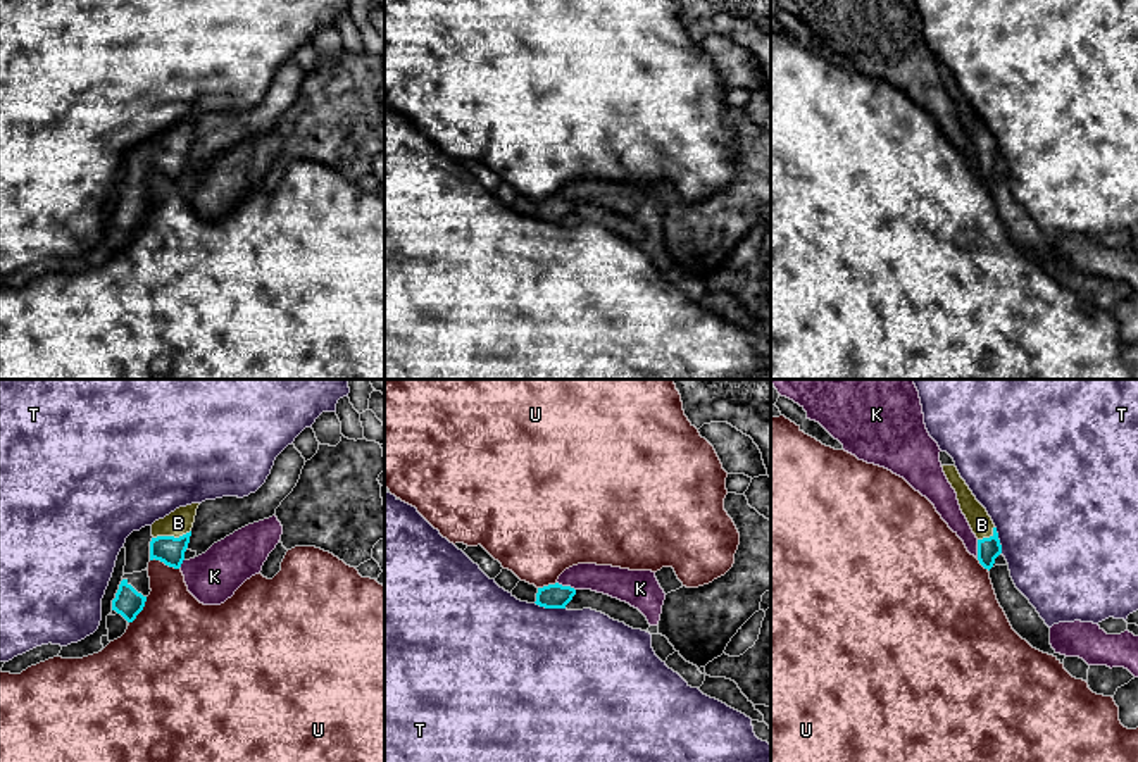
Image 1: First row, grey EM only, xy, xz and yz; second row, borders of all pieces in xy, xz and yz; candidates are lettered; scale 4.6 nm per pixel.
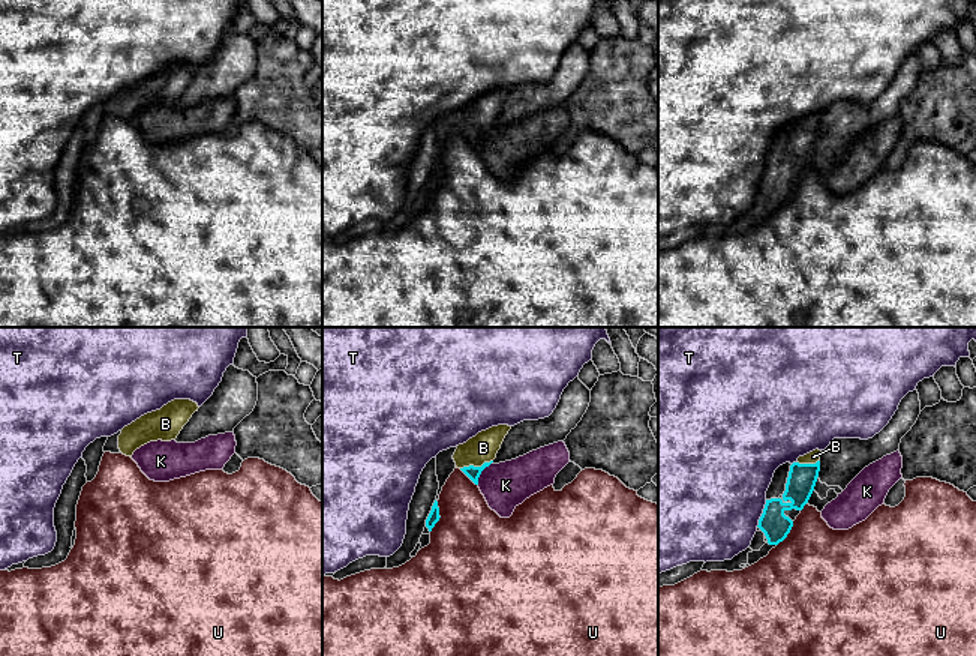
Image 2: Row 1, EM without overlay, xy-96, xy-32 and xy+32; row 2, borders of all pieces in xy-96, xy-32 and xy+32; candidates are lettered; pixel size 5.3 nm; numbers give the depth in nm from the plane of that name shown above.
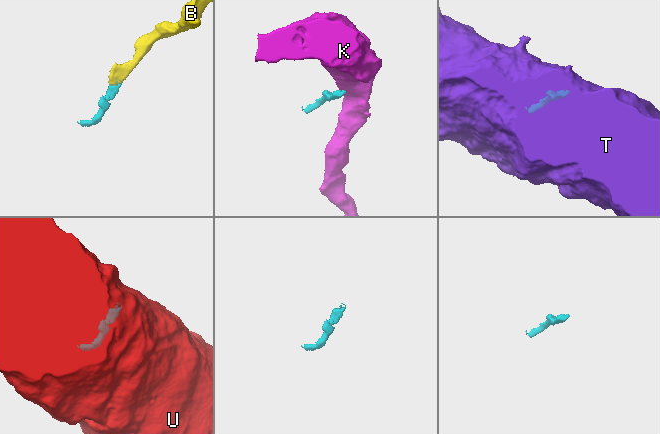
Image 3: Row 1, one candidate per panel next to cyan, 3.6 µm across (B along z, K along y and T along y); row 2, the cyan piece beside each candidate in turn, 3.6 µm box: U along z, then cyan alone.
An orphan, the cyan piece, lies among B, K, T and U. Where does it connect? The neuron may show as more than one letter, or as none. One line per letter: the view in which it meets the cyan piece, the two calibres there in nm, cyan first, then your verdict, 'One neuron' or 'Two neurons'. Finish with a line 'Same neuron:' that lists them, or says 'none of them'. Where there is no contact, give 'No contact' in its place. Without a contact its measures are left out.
B: Touches cyan in xy. Thickness 130 nm (cyan) against 120 nm. One neuron
K: Touches cyan in xz. Thickness 110 nm (cyan) against 140 nm. Two neurons
T: Touches cyan in xz. Thickness 110 nm (cyan) against 500 nm. Two neurons
U: Touches cyan in xy. Thickness 130 nm (cyan) against 260 nm. Two neurons
Same neuron: B

